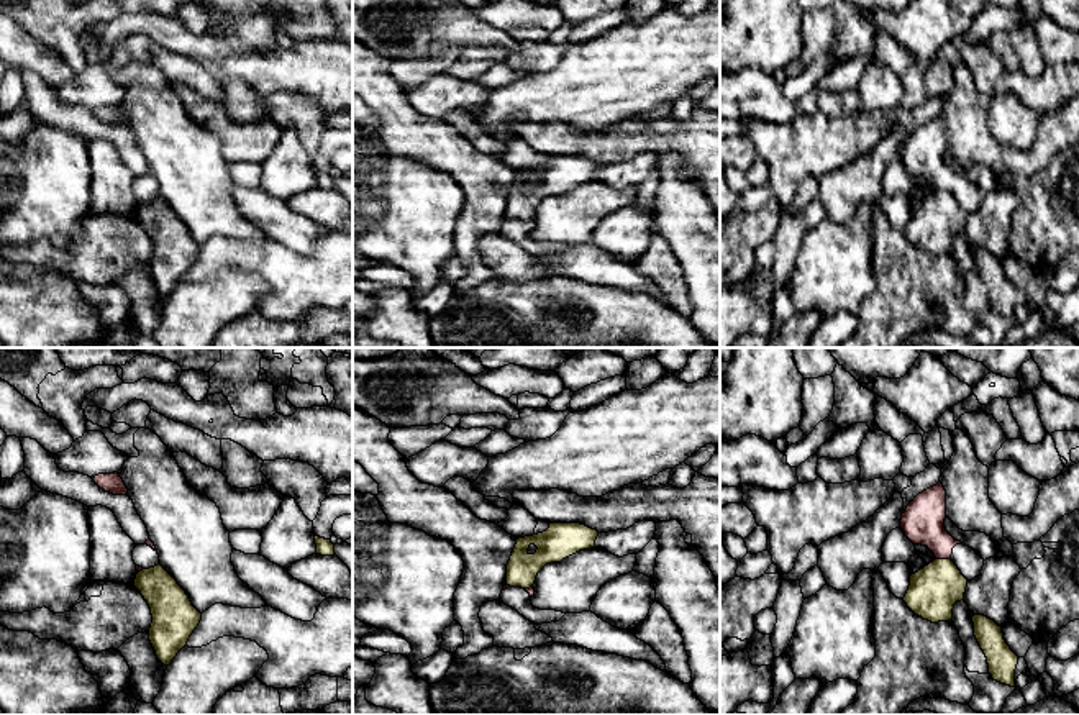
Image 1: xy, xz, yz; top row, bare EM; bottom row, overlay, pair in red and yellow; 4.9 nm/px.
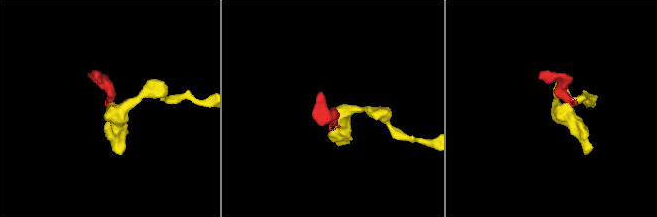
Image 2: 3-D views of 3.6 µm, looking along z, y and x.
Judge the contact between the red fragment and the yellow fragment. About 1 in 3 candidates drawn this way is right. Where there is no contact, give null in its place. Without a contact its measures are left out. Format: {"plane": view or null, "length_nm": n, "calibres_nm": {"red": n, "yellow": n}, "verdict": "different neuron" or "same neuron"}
{"plane": "yz", "length_nm": 70, "calibres_nm": {"red": 200, "yellow": 240}, "verdict": "different neuron"}

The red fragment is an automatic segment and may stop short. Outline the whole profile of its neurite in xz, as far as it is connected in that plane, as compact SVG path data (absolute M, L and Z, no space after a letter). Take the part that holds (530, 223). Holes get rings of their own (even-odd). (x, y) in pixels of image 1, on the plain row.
M503 218L500 226L500 235L517 243L526 253L535 257L559 254L566 246L556 243L540 243L531 238L531 230L535 228L535 221L521 221Z

